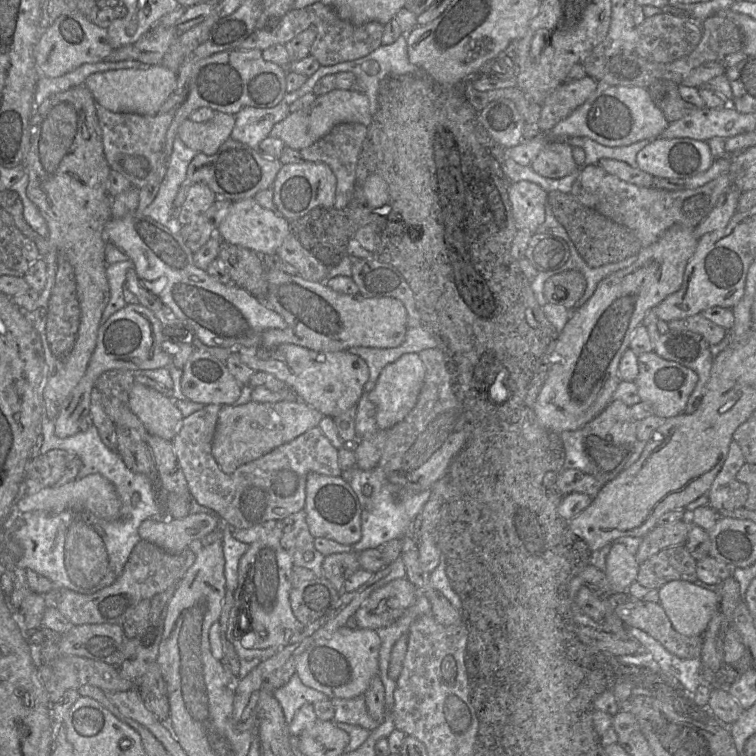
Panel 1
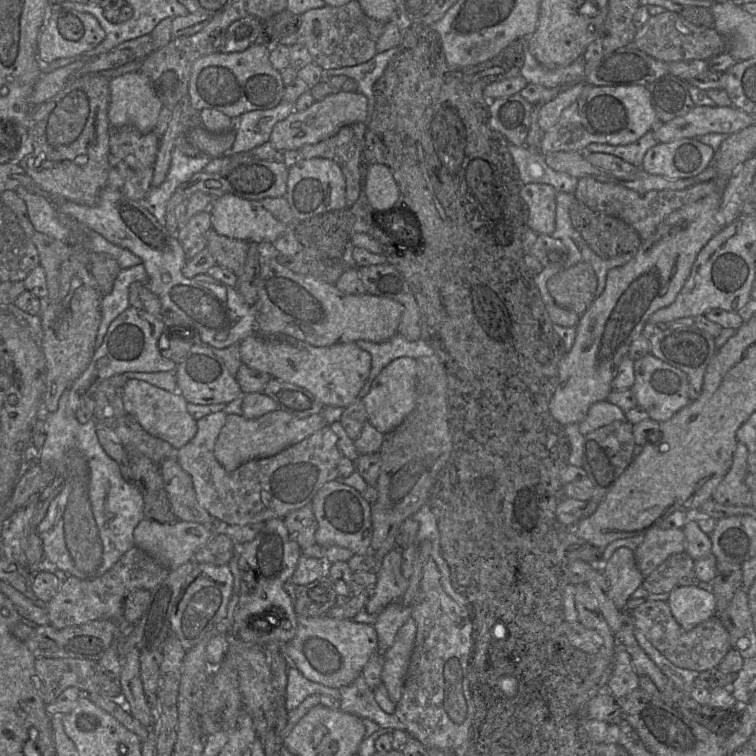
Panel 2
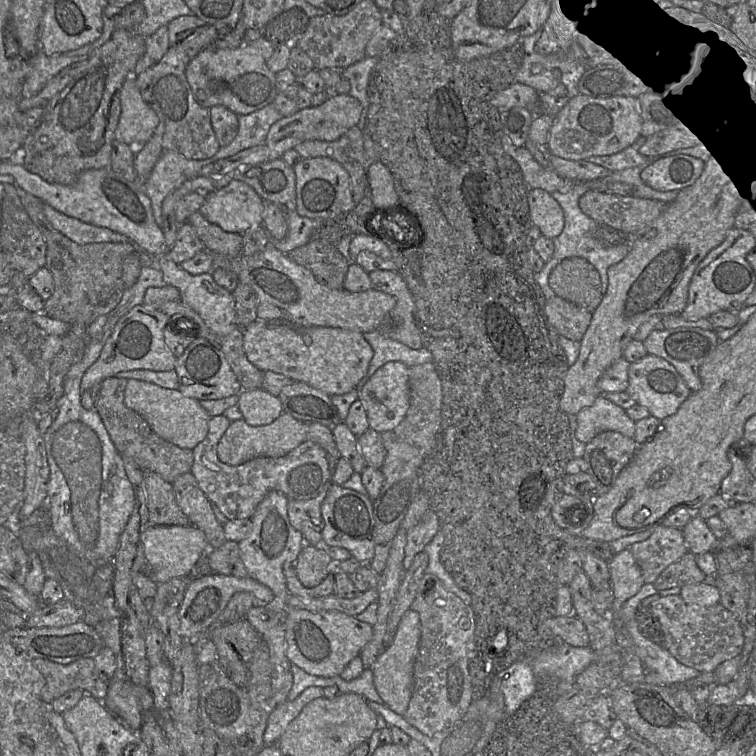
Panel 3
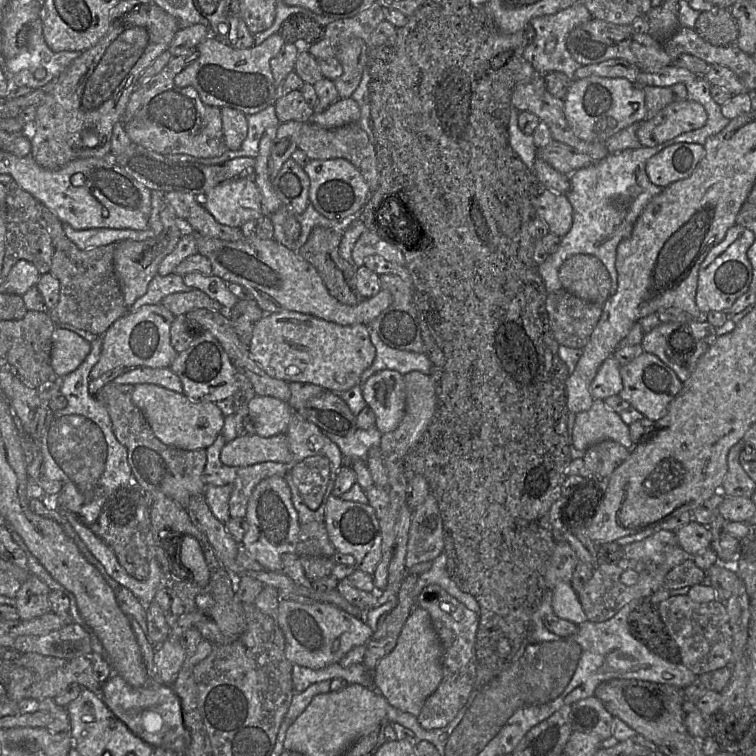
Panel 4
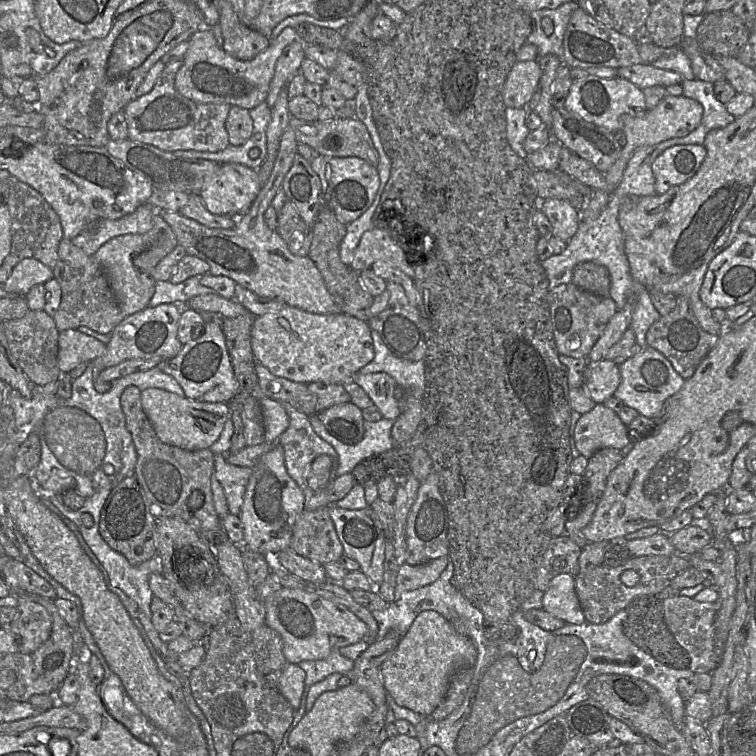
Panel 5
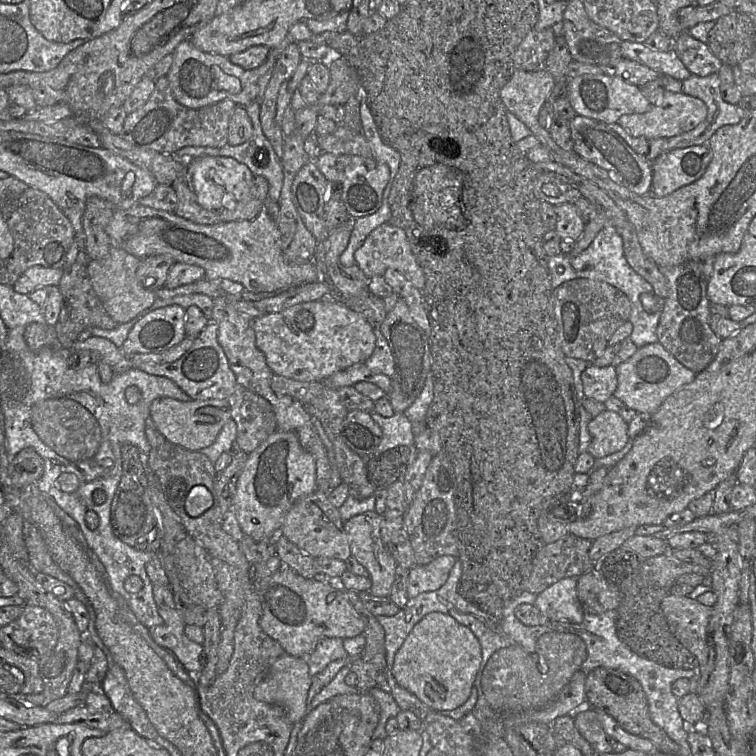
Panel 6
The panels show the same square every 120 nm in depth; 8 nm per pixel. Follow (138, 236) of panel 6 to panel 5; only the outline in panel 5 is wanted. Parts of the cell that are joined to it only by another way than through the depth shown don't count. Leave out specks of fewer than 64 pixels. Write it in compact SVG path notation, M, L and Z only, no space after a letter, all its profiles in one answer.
M288 127L280 140L269 179L262 185L251 206L235 216L235 225L231 229L209 228L182 216L179 212L160 211L160 214L173 230L178 245L182 246L188 255L196 256L208 263L209 274L231 278L236 284L258 296L281 301L285 305L315 314L336 314L341 312L340 307L328 292L315 263L308 255L293 254L279 233L271 230L264 221L265 211L282 188L283 180L293 165L297 147L294 131Z

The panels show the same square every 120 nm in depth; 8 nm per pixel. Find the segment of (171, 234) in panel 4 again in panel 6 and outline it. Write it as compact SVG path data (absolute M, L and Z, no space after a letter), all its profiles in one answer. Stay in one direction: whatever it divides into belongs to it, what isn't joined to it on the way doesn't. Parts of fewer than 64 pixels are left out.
M113 245L102 259L91 259L87 265L92 287L108 315L118 324L132 321L142 311L150 308L156 300L156 292L145 289L137 279L136 271L141 259Z

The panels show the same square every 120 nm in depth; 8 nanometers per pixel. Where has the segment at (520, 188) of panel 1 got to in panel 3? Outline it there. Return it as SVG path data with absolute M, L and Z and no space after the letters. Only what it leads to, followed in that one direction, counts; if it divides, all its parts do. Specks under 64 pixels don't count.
M542 188L530 189L529 205L532 225L538 226L542 235L554 239L563 232L566 226L566 213L553 194Z

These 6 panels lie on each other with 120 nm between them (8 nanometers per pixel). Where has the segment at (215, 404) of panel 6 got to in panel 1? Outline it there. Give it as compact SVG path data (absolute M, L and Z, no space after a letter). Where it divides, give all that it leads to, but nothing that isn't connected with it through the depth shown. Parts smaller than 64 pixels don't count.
M140 383L131 388L129 407L150 435L167 441L174 439L184 419L171 396Z

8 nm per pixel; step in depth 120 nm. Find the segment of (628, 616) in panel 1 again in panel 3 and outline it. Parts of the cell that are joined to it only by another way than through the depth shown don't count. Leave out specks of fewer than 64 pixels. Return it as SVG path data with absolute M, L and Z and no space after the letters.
M680 595L659 598L650 606L664 633L664 648L681 664L700 673L713 673L723 662L739 657L744 644L744 628L720 603L701 607L687 604Z

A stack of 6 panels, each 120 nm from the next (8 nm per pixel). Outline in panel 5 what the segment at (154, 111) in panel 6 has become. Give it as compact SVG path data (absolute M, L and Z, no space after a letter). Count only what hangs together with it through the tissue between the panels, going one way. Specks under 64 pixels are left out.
M182 60L165 65L158 76L151 91L134 98L124 108L124 117L127 126L128 138L133 142L152 145L165 152L177 150L193 150L199 152L218 152L229 145L228 134L225 128L231 106L226 103L202 104L183 97L175 89L174 81L177 71L182 66Z

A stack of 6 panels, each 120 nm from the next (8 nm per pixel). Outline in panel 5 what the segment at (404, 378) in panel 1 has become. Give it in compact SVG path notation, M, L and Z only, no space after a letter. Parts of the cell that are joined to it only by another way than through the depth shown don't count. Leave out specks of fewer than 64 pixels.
M385 372L357 373L352 377L352 381L365 390L373 404L380 410L383 418L397 419L401 413L401 403L395 396L397 383L393 377Z

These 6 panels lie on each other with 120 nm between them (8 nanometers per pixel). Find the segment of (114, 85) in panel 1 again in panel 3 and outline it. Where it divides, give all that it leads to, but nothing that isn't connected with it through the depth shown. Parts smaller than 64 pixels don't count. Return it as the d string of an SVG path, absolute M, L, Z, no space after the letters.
M133 75L123 83L120 104L121 114L115 139L132 147L139 147L152 137L160 119L142 99Z

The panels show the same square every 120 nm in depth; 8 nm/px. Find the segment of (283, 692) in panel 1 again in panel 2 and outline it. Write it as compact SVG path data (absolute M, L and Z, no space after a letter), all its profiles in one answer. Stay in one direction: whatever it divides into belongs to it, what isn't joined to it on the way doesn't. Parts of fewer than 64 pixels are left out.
M296 667L288 669L288 681L286 688L286 709L288 712L297 708L308 696L328 695L339 701L340 690L308 680Z

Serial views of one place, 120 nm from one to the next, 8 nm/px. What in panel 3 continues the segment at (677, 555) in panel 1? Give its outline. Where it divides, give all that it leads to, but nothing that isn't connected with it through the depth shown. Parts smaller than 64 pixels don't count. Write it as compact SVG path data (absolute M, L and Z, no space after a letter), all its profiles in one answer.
M686 553L682 558L669 565L653 583L654 588L660 592L663 590L680 587L688 584L703 583L706 575L696 563L696 557L692 553Z

